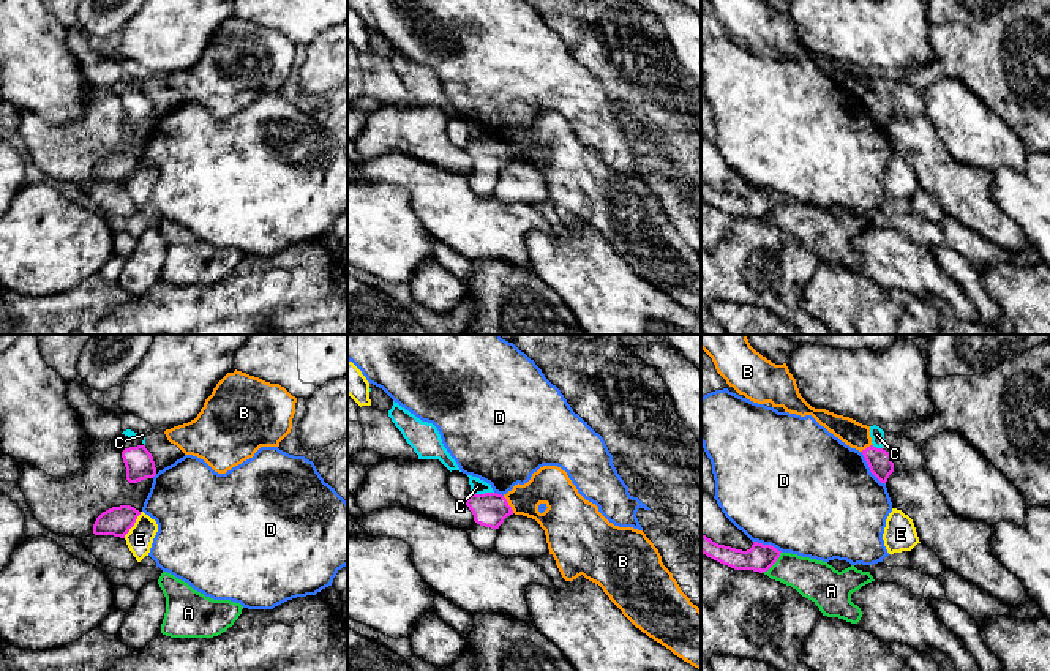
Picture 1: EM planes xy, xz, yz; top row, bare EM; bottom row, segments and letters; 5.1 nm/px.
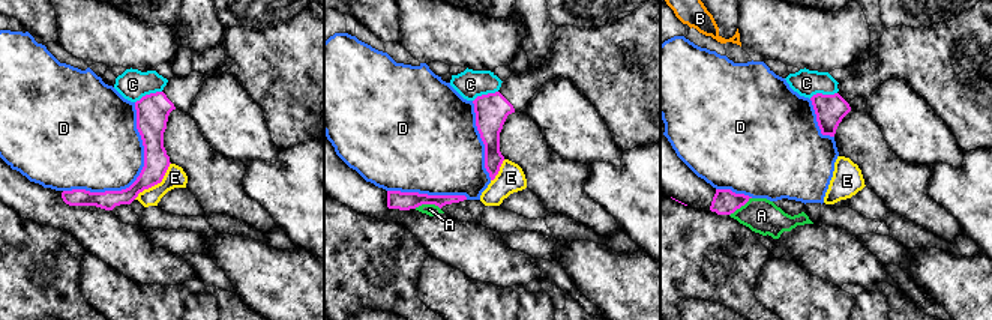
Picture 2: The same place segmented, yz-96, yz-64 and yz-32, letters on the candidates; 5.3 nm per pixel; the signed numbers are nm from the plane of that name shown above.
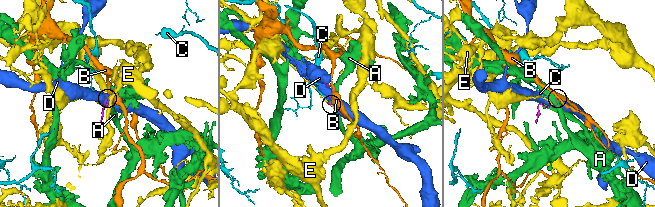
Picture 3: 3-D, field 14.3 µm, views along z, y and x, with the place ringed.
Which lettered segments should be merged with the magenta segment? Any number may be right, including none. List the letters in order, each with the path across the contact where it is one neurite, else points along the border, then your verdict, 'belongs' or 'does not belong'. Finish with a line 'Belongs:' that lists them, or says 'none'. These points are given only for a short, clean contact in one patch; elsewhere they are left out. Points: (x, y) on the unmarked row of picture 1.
A: does not belong
B: border xz (502, 142), (513, 158); does not belong
C: border xz (471, 138), (493, 139); does not belong
D: does not belong
E: border xy (141, 158), (123, 183); does not belong
Belongs: none

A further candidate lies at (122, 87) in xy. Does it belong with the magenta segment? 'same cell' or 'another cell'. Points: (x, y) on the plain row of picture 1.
same cell

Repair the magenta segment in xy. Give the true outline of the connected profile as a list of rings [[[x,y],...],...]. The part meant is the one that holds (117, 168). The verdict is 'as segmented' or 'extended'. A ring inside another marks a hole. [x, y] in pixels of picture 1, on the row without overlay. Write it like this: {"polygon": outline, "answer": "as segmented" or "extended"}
{"polygon": [[[131,152],[112,153],[96,164],[93,180],[125,185],[139,161],[141,158]]], "answer": "as segmented"}

